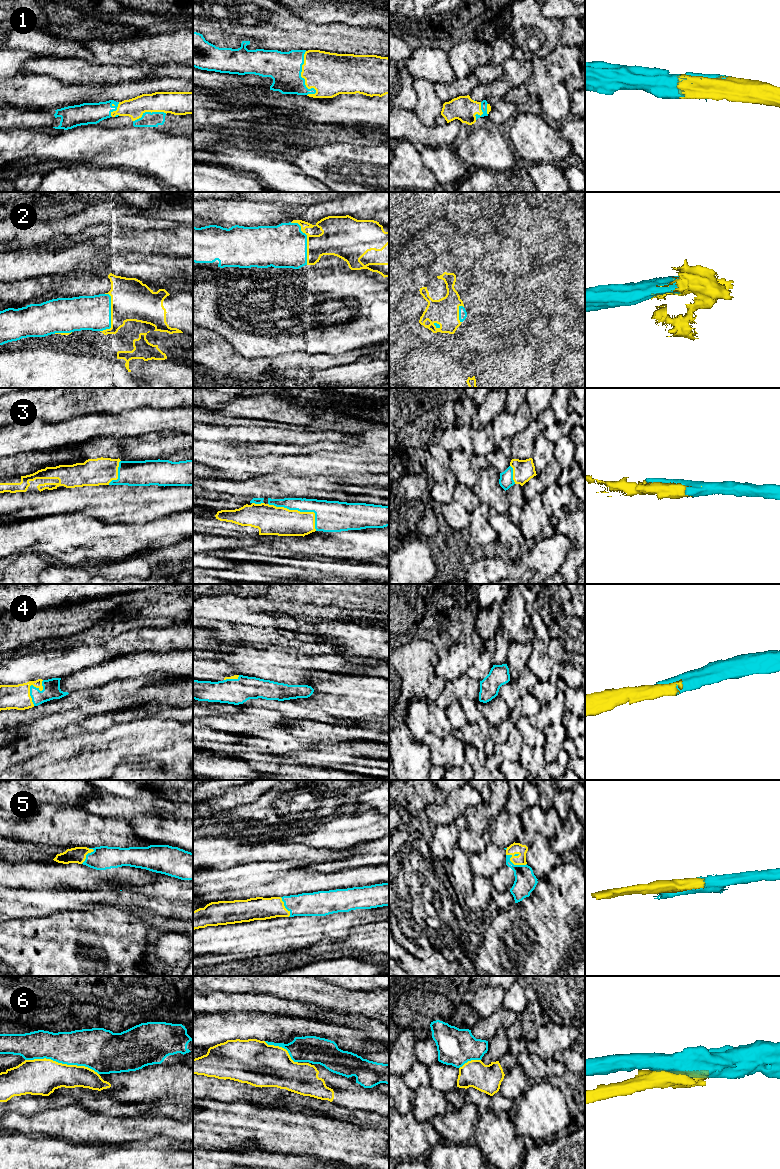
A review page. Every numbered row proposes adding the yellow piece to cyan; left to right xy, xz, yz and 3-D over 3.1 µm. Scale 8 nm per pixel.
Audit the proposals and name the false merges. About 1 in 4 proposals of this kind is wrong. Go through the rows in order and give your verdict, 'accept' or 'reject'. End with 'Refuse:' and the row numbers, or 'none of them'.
1: accept
2: accept
3: accept
4: accept
5: accept
6: reject
Refuse: 6

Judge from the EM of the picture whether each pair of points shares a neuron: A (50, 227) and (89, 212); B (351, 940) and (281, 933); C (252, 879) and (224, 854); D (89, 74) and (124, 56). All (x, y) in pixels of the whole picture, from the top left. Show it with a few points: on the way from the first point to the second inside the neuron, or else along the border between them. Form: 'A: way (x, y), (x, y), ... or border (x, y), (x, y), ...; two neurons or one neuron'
A: way (60, 227), (71, 226), (79, 222); one neuron
B: border (350, 933), (344, 938), (334, 941); two neurons
C: border (259, 860), (236, 866); two neurons
D: border (93, 62), (131, 67); two neurons

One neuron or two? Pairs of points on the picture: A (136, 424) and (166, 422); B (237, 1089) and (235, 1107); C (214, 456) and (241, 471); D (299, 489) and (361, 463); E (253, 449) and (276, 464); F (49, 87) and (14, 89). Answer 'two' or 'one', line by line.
A: one
B: two
C: one
D: two
E: two
F: one

